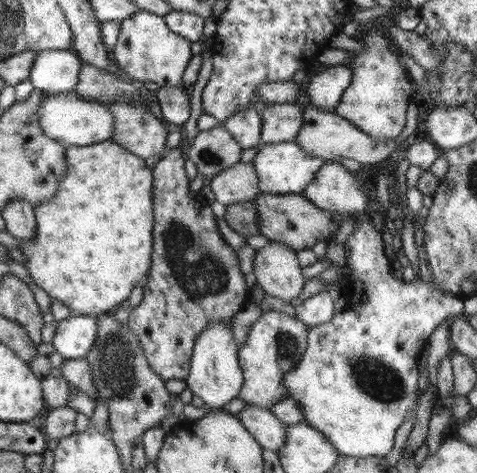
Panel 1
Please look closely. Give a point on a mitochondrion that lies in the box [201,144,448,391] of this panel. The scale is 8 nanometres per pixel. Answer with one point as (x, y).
(287, 345)

